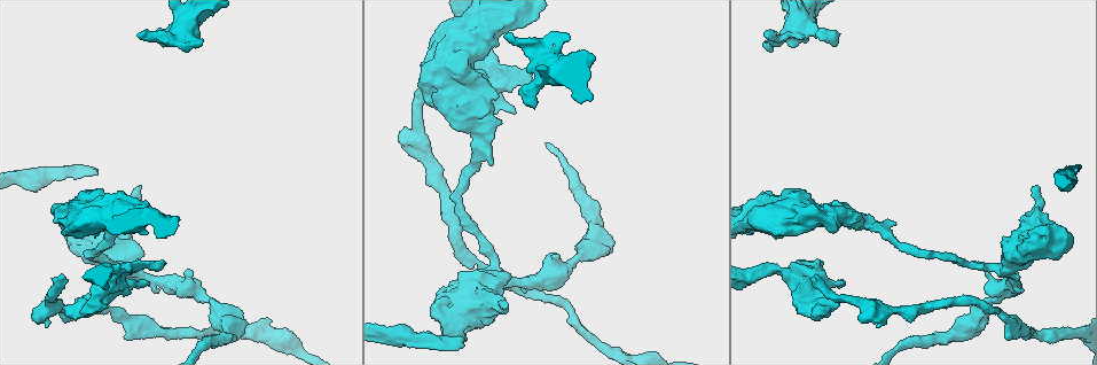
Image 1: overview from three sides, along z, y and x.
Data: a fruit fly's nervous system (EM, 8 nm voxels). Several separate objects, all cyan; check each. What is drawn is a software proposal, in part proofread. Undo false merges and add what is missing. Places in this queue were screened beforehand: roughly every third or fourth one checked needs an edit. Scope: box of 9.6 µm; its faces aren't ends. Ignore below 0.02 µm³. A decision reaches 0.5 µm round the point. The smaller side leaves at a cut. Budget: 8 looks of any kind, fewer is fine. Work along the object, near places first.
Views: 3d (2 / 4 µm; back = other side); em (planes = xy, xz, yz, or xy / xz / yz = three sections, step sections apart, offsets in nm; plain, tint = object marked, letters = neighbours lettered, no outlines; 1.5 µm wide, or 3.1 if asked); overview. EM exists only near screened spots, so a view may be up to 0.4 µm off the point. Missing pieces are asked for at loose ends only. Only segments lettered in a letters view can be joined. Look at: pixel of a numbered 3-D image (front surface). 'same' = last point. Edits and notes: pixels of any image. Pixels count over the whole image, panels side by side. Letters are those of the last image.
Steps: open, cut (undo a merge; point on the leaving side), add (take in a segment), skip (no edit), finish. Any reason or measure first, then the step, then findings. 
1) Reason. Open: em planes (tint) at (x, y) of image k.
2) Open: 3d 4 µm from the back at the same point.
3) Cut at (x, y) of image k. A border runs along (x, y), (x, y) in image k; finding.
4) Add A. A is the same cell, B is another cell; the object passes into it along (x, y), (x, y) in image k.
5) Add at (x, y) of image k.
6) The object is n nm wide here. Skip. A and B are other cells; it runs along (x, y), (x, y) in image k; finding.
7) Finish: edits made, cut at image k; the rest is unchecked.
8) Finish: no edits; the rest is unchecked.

An open end. Open: em planes (tint) at (202, 41) of image 1.

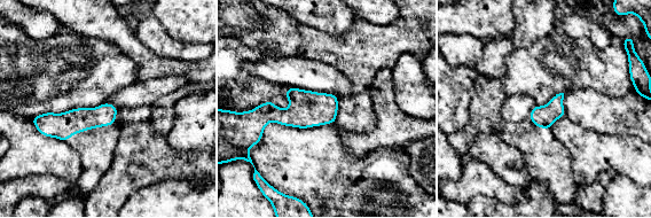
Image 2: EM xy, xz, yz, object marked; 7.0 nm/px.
What lies round it. Open: em planes (letters) at the same point.

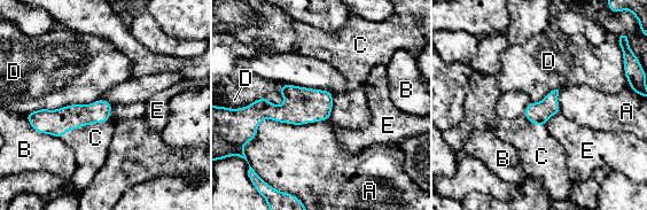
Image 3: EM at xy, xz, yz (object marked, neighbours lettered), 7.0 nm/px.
The object is 150 nm wide here. Add C. C is the same cell, A, B, D and E are other cells; the object passes into it along (61, 121), (96, 123), (95, 138) in image 3; it goes on there.

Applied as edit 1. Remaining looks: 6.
Open: overview.

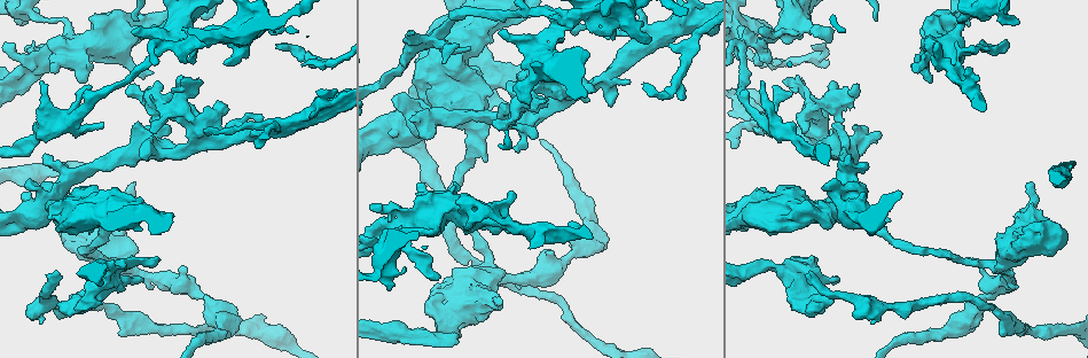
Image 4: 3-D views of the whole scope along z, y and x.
Stops while still wide. Open: em planes (letters) at (531, 16) of image 4.

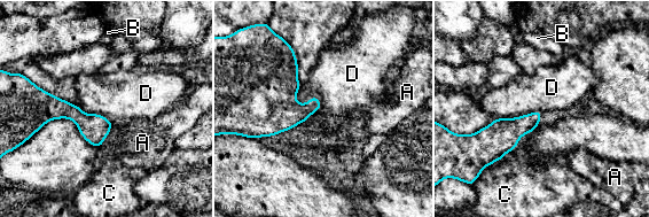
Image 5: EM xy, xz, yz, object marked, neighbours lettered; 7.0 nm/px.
The longest contact is with D, 260 nm. Skip. A, B, C and D are other cells; it runs along (41, 93), (99, 144) in image 5; none of them fits.

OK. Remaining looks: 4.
Free end. Open: em yz step 4 (letters) at (807, 275) of image 4.

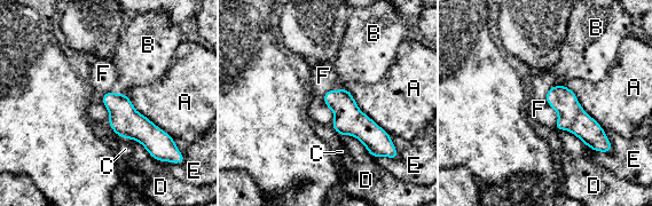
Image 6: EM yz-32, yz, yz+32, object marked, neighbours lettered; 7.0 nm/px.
Another direction. Open: em planes (letters) at the same point.

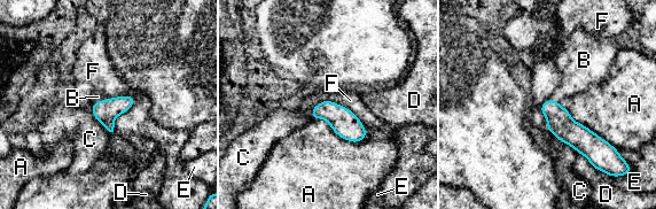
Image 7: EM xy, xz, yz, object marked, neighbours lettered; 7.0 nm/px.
Add B. B is the same cell, A, C, D, E and F are other cells; the object passes into it along (106, 111), (100, 101), (98, 97) in image 7; the cell continues.

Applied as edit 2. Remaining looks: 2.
Finish: edits made, add at image 3, add at image 7; the rest is unchecked.

